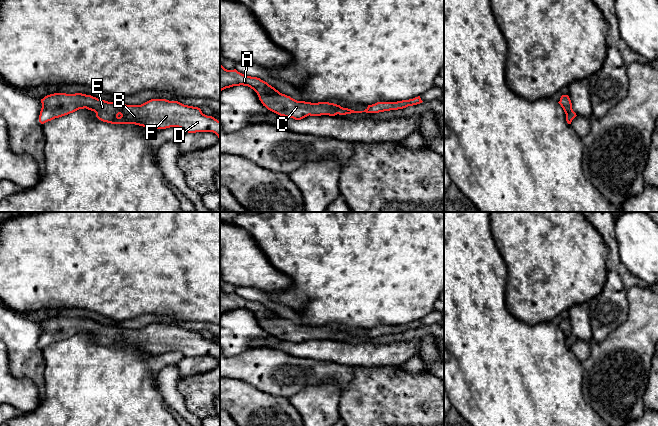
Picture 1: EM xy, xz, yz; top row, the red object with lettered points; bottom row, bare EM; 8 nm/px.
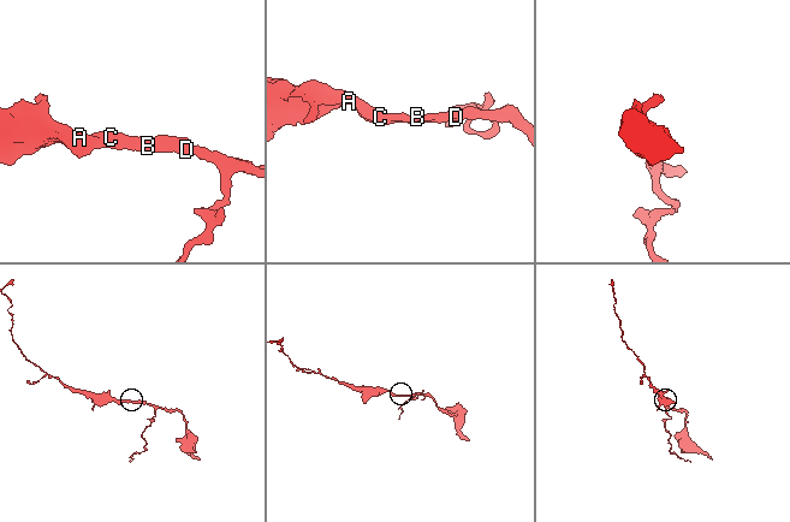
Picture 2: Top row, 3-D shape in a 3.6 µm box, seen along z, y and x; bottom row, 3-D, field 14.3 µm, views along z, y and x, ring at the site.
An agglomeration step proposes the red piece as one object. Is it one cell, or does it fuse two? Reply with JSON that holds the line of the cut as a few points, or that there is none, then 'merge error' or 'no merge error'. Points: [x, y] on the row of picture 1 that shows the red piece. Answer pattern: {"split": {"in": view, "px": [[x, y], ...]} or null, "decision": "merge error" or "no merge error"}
{"split": null, "decision": "no merge error"}

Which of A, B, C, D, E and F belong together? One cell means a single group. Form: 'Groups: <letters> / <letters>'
Groups: A B C D E F

